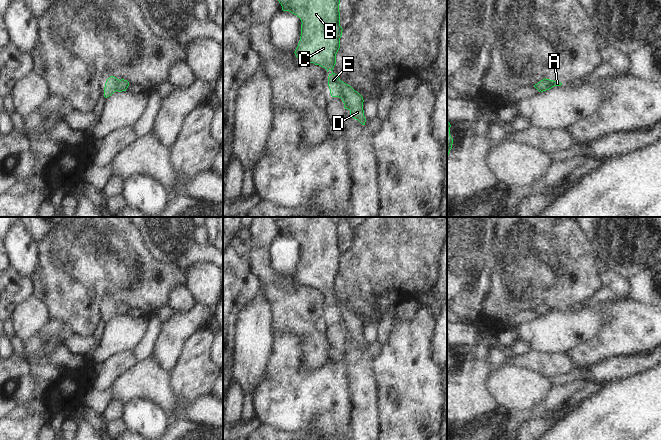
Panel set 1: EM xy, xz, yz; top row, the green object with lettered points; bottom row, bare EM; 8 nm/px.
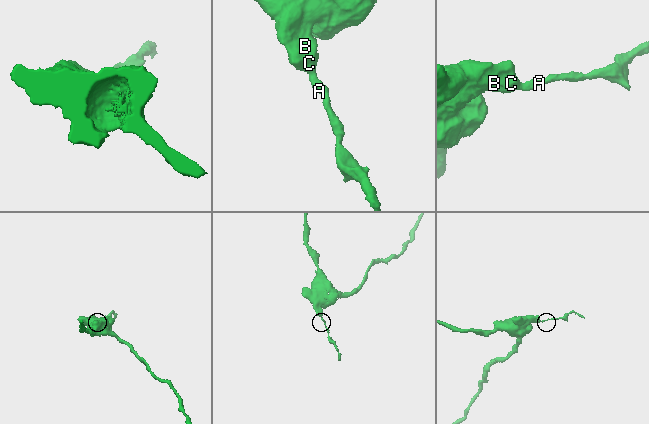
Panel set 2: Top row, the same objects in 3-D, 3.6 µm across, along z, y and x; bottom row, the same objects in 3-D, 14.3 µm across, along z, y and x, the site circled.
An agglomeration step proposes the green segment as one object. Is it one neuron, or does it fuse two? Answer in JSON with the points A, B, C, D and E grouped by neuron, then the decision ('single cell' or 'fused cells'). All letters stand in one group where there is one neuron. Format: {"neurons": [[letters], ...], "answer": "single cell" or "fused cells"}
{"neurons": [["A", "B", "C", "D", "E"]], "answer": "single cell"}

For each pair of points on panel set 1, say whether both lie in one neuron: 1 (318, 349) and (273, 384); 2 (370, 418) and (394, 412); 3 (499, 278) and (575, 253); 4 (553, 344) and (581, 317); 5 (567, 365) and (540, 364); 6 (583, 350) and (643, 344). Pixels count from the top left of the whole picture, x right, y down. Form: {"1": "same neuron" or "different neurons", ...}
{"1": "same neuron", "2": "different neurons", "3": "same neuron", "4": "same neuron", "5": "same neuron", "6": "same neuron"}

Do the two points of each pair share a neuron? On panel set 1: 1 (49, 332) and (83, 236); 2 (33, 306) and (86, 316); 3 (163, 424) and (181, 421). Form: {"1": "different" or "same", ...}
{"1": "same", "2": "different", "3": "different"}

